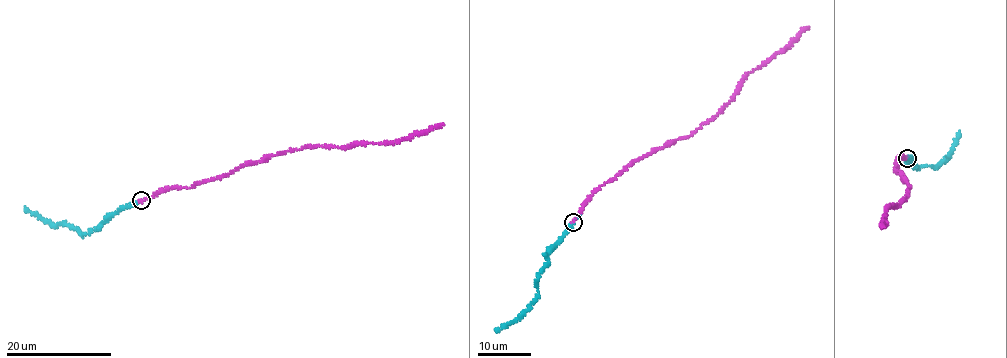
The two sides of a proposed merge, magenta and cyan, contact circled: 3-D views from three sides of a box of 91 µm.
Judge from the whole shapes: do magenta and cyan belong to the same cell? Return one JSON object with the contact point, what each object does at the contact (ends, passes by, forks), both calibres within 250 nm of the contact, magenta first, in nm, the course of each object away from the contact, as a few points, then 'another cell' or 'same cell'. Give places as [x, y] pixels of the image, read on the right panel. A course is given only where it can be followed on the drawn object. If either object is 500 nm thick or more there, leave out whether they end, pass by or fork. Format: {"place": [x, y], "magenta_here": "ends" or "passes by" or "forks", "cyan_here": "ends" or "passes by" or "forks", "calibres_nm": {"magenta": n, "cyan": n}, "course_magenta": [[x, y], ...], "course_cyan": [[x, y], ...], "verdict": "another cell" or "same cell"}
{"place": [907, 158], "magenta_here": "ends", "cyan_here": "ends", "calibres_nm": {"magenta": 300, "cyan": 320}, "course_magenta": [[907, 158], [898, 158], [895, 170], [901, 173], [910, 188], [899, 207], [888, 207], [883, 227]], "course_cyan": [[907, 158], [910, 157], [908, 161], [917, 167], [938, 166], [951, 152], [960, 131]], "verdict": "same cell"}

